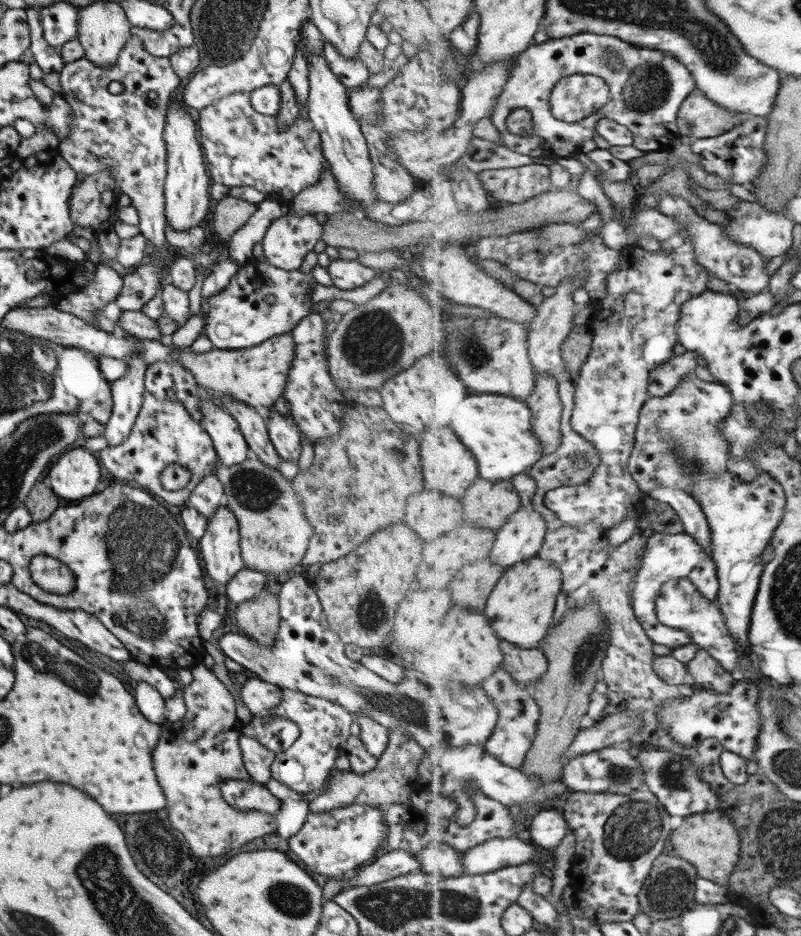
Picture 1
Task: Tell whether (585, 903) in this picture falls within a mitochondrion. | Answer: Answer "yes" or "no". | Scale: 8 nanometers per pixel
no

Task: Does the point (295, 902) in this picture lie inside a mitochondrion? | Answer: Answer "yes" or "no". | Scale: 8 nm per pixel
yes

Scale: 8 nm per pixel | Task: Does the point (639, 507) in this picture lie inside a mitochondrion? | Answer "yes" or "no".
no

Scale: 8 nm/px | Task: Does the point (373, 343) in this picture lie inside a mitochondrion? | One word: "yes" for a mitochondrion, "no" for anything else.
yes

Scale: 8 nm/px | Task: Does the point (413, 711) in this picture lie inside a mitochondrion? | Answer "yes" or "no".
yes

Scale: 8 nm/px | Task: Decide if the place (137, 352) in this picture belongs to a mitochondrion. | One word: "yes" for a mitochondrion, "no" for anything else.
no

